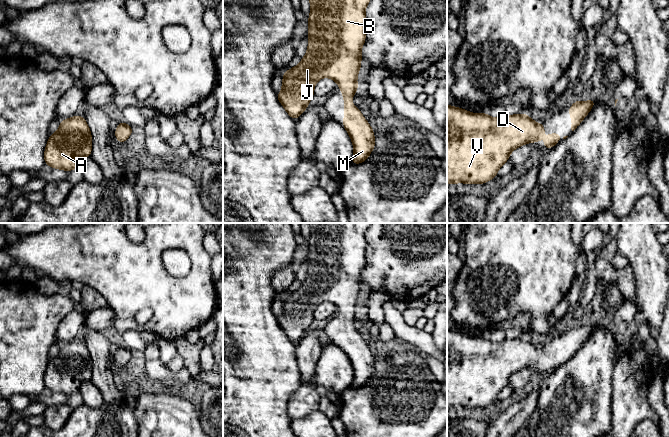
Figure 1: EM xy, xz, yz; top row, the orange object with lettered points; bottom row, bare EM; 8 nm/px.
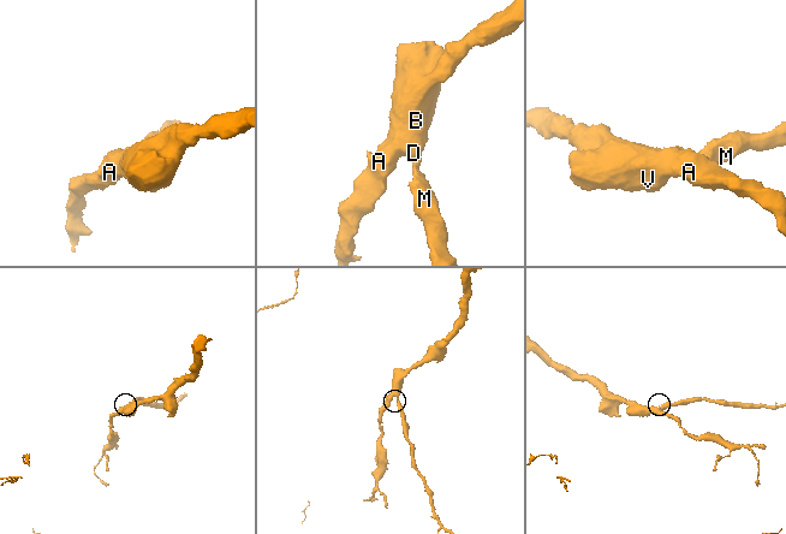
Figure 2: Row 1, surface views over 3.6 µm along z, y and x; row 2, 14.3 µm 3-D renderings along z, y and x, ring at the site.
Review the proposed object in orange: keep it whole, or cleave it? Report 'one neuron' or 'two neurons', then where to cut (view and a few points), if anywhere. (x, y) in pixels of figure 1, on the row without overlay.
one neuron; cut none

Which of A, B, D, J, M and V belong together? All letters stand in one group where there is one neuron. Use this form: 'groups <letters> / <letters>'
groups A B D J M V

